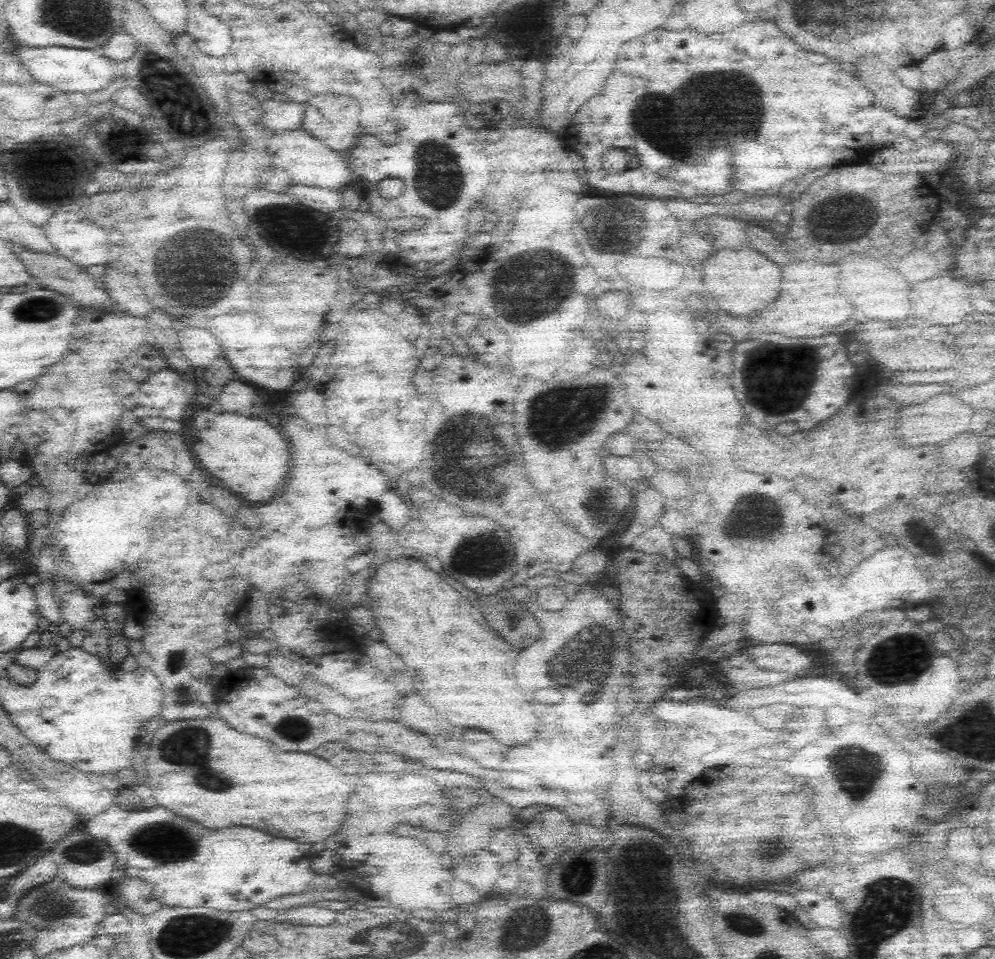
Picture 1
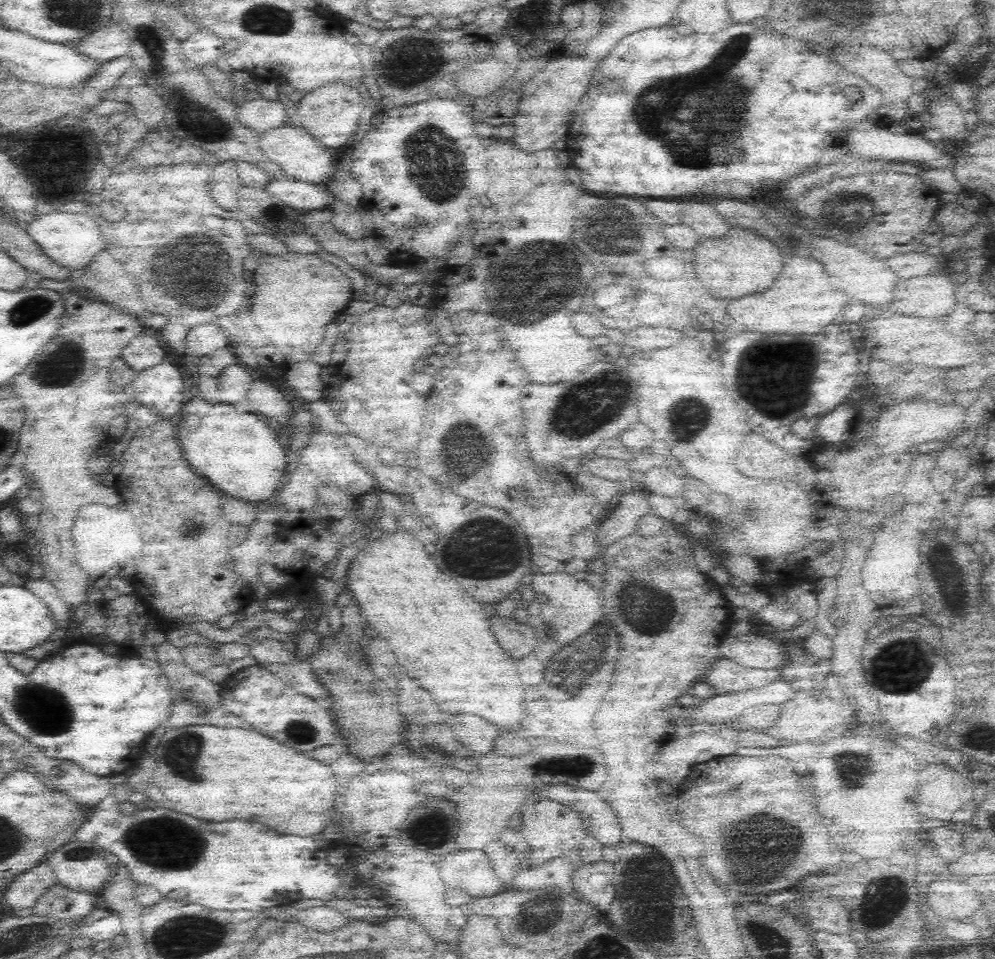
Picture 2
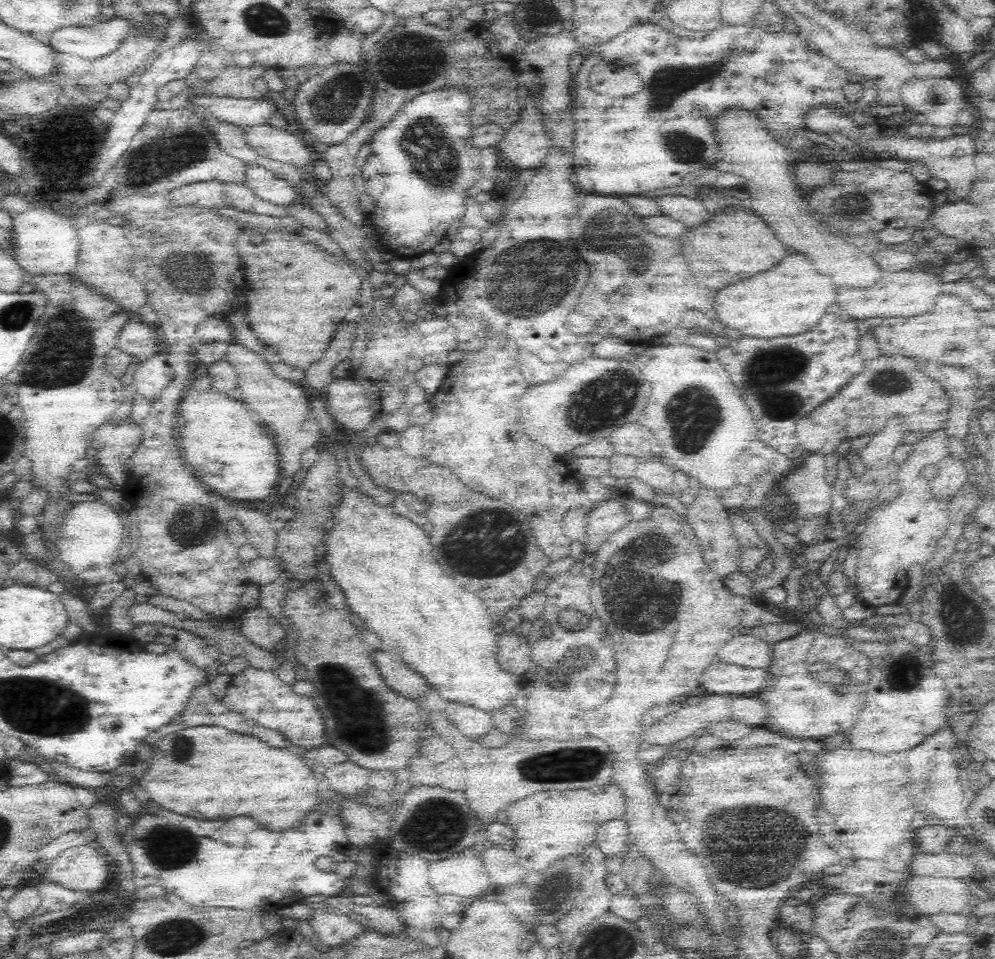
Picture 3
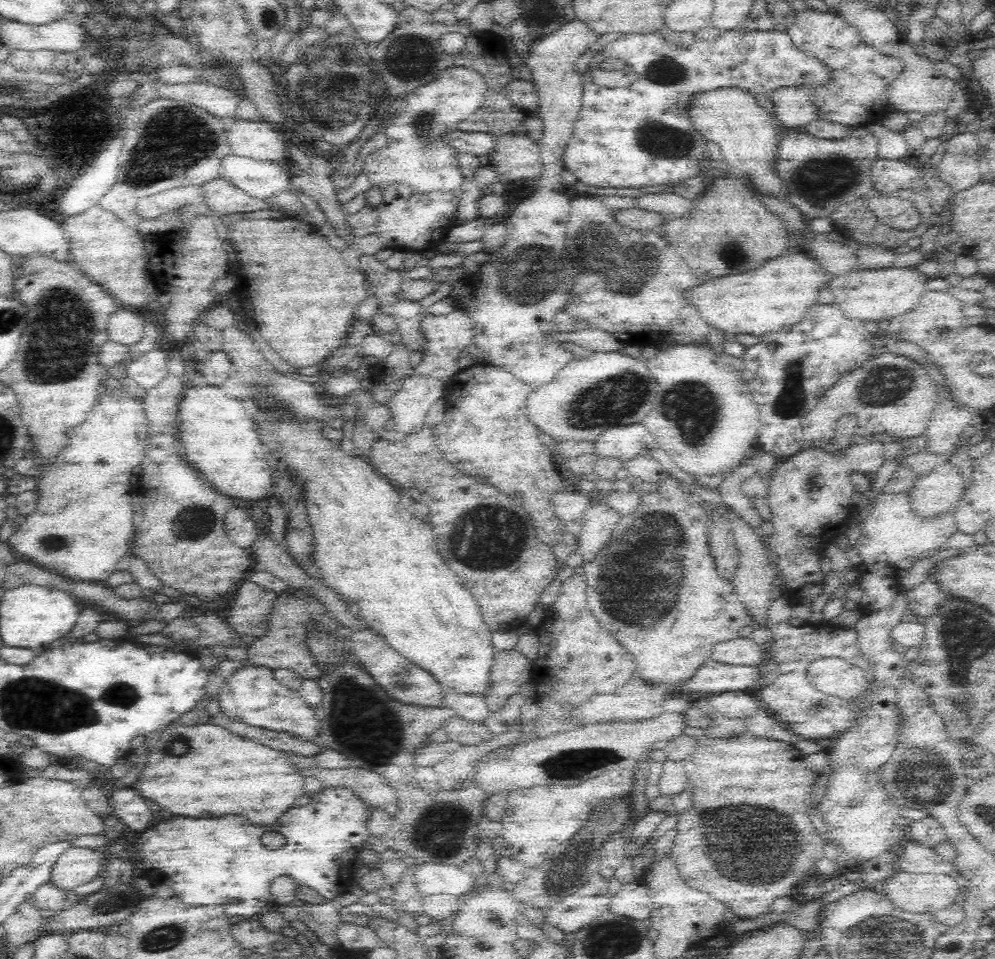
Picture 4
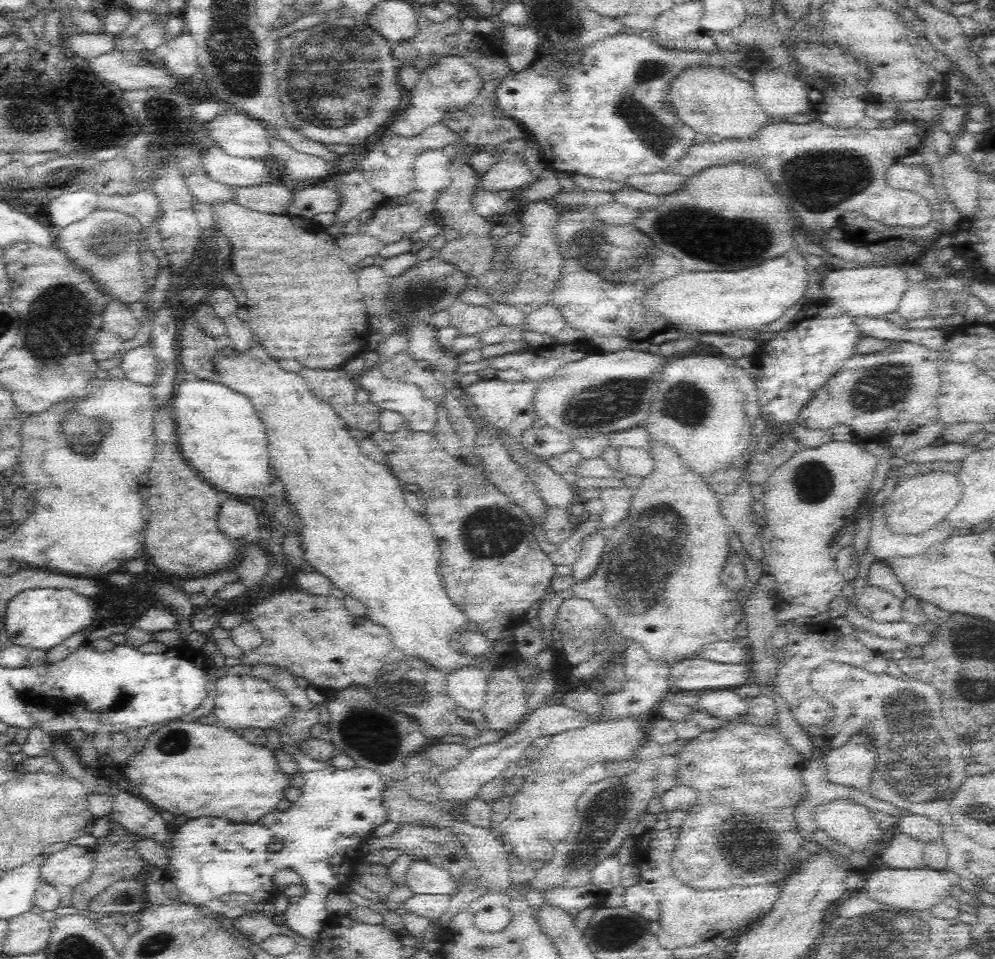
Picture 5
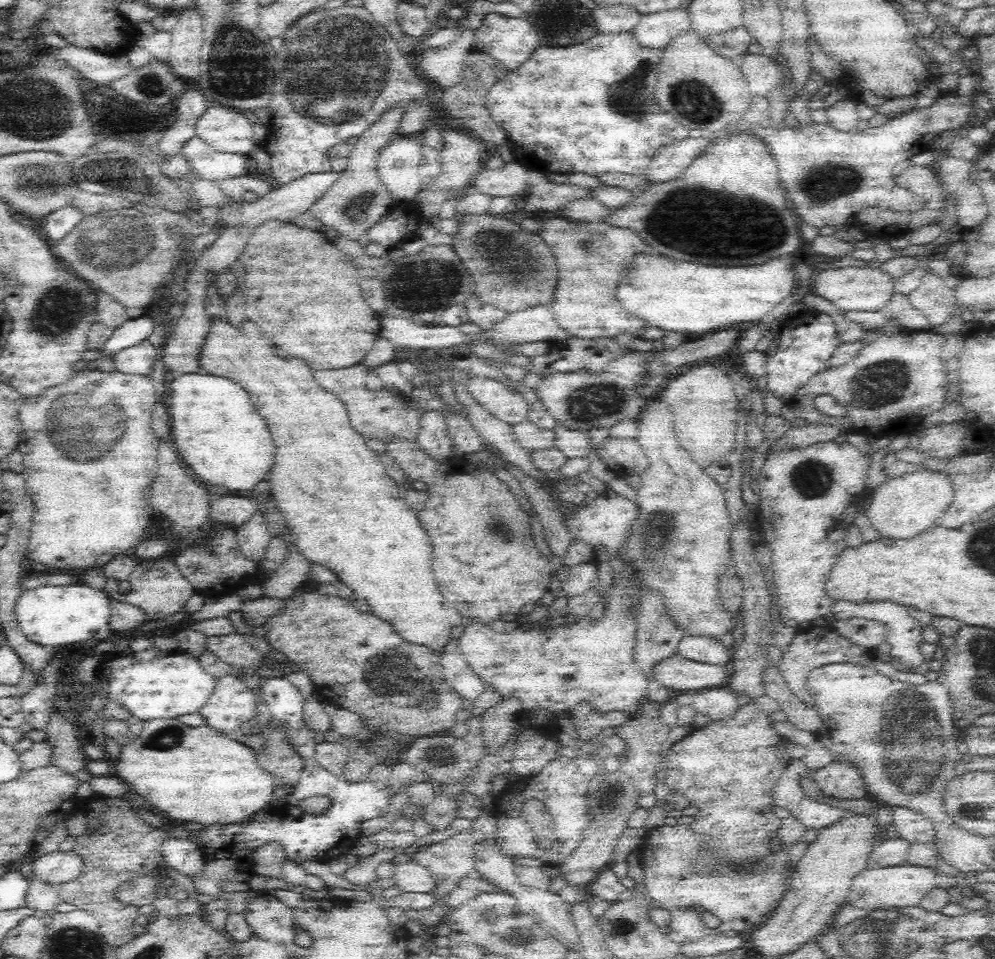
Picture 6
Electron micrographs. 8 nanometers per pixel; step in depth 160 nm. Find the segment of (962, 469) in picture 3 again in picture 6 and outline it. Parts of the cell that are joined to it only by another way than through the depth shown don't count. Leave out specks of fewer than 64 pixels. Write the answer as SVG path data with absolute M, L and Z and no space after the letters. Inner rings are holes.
M921 470L907 475L890 479L875 488L872 503L866 511L870 526L873 526L880 536L886 538L910 540L917 534L922 534L926 529L932 529L939 518L948 510L954 498L953 480L950 476L938 471Z

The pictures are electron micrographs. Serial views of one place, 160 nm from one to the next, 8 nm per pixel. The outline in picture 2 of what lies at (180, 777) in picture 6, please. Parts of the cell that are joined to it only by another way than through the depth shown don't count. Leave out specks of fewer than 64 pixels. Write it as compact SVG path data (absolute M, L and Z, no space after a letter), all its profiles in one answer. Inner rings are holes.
M186 726L168 730L162 742L174 740L182 730L202 736L202 750L194 762L194 774L202 778L176 778L170 768L156 768L150 782L150 796L160 808L170 808L208 822L244 818L260 822L278 834L320 834L330 826L338 788L330 766L286 748L256 730Z

